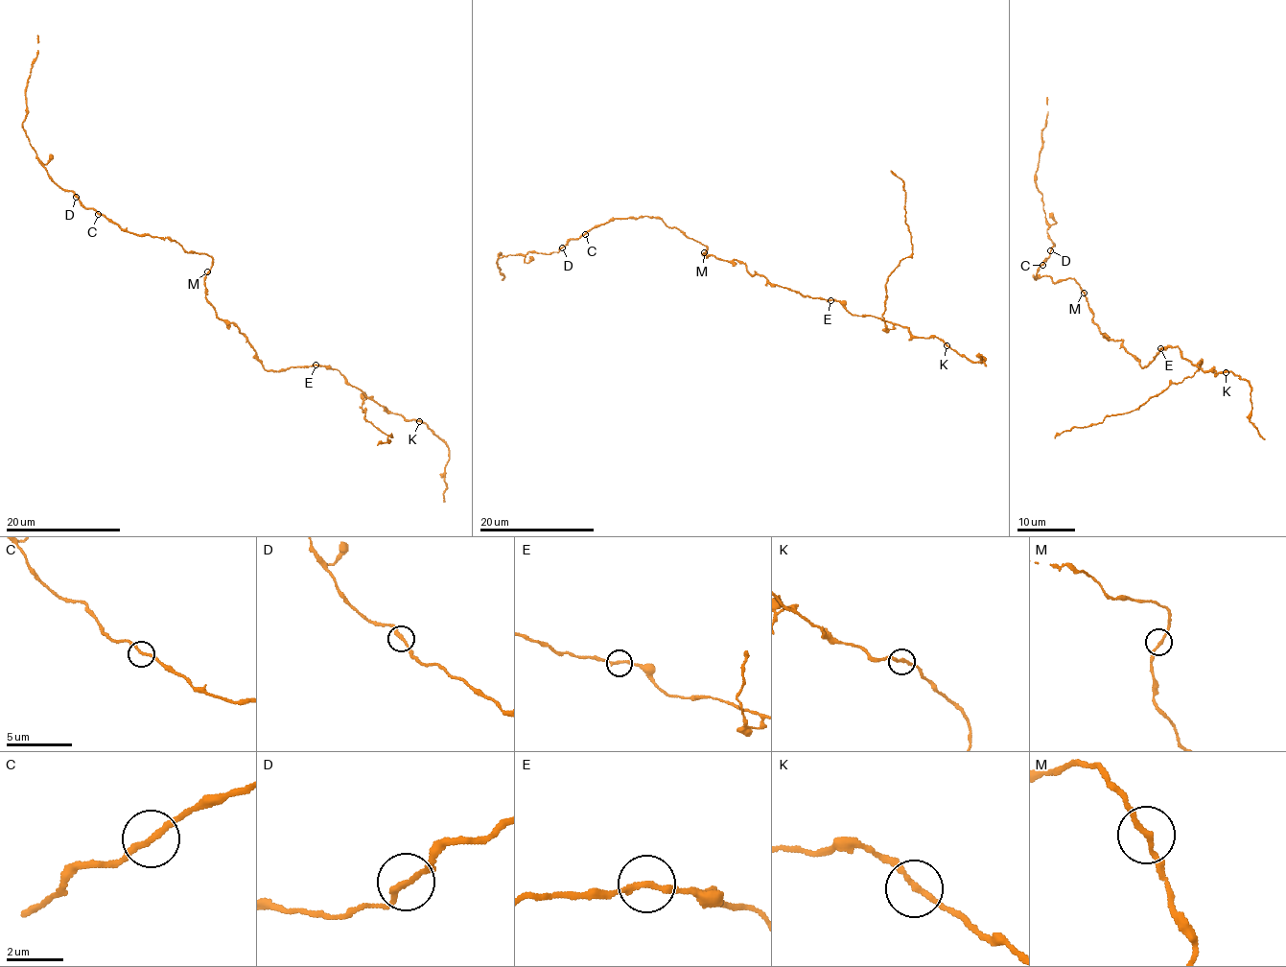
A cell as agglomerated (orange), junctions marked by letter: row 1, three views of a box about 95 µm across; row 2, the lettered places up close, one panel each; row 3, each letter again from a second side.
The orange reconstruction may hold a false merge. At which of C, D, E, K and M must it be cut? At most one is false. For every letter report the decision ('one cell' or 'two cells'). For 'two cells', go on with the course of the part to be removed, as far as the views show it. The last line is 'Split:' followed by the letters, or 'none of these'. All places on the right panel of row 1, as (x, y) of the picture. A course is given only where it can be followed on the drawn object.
C: one cell
D: one cell
E: one cell
K: one cell
M: one cell
Split: none of these

